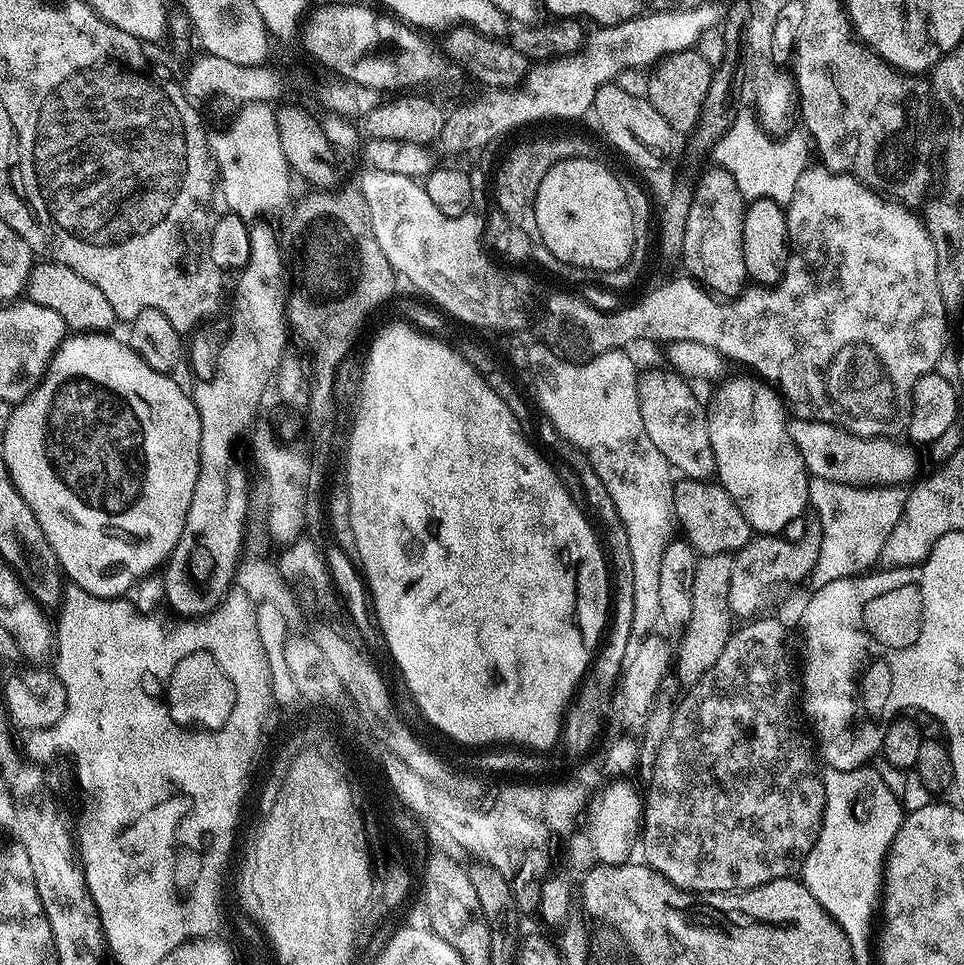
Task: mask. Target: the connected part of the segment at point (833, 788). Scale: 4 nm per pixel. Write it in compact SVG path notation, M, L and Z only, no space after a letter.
M872 766L855 768L854 770L834 770L825 767L824 778L824 821L820 827L818 838L804 859L802 882L818 898L818 902L844 928L844 932L854 942L860 942L868 936L868 927L873 927L874 911L882 894L882 879L884 877L884 861L888 858L888 847L894 842L894 834L902 826L906 815L905 809L900 809L900 800L892 793L892 788L872 769Z

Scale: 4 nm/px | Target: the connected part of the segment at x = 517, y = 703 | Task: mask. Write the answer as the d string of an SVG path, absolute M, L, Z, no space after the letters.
M391 322L376 336L376 345L368 352L367 358L363 361L362 372L360 377L360 393L358 403L355 407L355 419L351 424L351 429L347 433L348 439L348 472L346 479L349 492L349 512L352 519L354 530L354 540L357 543L355 551L360 554L358 557L359 567L362 569L362 575L366 581L367 591L370 593L371 599L374 601L374 620L380 623L380 632L384 635L384 644L388 648L392 648L392 660L396 663L396 668L400 671L400 676L404 680L408 680L407 695L417 704L418 710L424 715L431 727L437 732L440 731L444 736L456 736L456 740L460 744L465 744L468 750L487 749L489 746L523 746L525 749L533 749L538 752L547 753L551 744L561 739L562 729L564 726L564 718L568 705L574 699L574 693L579 689L581 680L584 679L584 673L588 671L594 659L594 644L588 640L584 640L588 636L588 632L579 624L576 619L588 620L592 616L592 612L588 608L572 608L576 604L576 600L572 596L564 597L564 588L560 583L563 580L596 580L596 620L600 624L607 625L610 620L610 569L606 563L606 552L602 547L601 537L598 535L597 529L594 527L593 521L586 515L585 509L576 505L574 497L568 493L566 485L560 481L560 476L540 457L540 452L528 440L520 440L524 436L525 425L518 419L514 418L514 414L510 410L510 406L506 406L506 402L502 402L502 398L498 398L498 394L494 394L494 390L488 384L487 379L478 371L473 364L460 355L451 343L443 344L443 339L437 338L435 335L419 332L416 328L403 322Z

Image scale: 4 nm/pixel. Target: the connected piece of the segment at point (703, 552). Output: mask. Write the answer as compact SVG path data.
M680 478L673 483L672 489L679 531L682 536L684 532L683 539L691 544L700 556L713 556L723 552L735 554L752 539L753 530L746 518L742 518L742 510L738 510L734 498L726 494L719 482Z

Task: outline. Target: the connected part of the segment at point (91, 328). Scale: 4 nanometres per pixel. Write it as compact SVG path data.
M51 262L33 263L28 274L27 299L38 302L38 306L47 306L49 310L55 310L62 322L73 333L78 332L108 332L118 324L114 314L114 306L106 299L106 294L98 290L91 282L86 282L82 274L74 274L61 264Z

